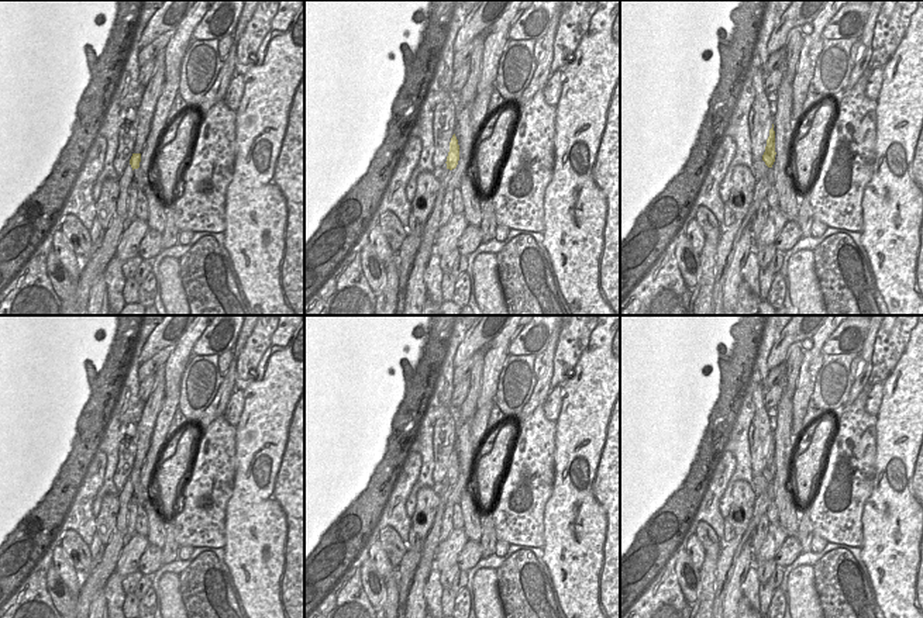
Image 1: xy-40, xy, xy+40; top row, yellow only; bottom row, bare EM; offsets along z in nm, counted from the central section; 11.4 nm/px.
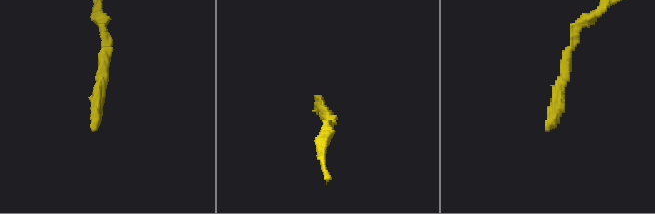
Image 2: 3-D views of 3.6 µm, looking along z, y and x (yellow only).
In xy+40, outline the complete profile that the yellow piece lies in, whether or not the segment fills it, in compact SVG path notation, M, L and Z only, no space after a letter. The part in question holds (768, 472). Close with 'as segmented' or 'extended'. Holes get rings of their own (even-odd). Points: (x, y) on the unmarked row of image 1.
M774 439L772 443L769 445L769 452L767 455L767 462L765 462L765 467L762 470L762 476L765 477L765 480L768 483L772 483L774 477L775 477L775 446L774 446Z; as segmented

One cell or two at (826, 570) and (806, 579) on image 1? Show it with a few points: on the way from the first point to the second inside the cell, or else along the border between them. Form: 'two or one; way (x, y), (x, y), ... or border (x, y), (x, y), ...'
two; border (812, 566), (816, 594), (820, 603)

